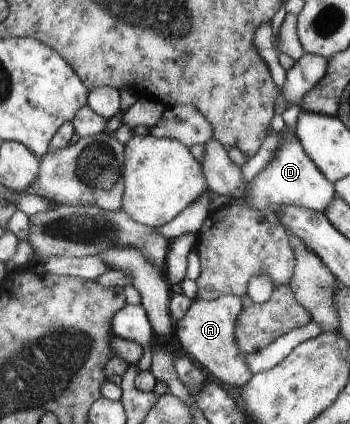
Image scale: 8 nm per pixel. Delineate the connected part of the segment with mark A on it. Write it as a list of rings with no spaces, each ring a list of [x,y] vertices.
[[[225,295],[211,301],[195,299],[175,328],[184,350],[207,375],[235,388],[243,388],[253,374],[247,364],[247,353],[237,344],[236,323],[241,310],[244,310],[244,302],[240,296]]]

